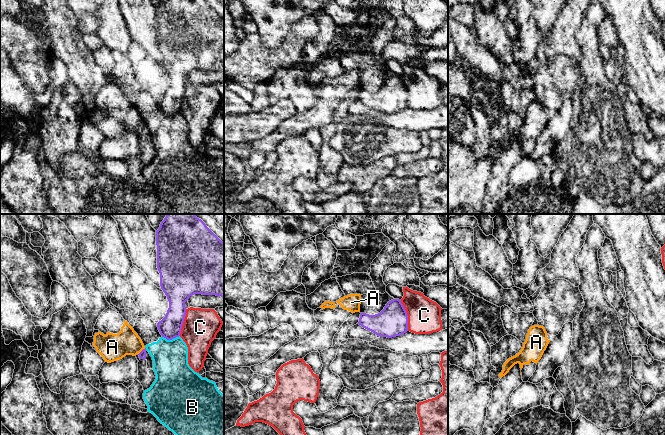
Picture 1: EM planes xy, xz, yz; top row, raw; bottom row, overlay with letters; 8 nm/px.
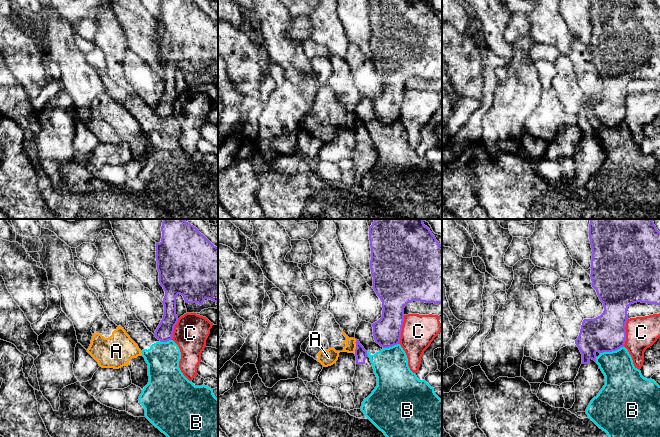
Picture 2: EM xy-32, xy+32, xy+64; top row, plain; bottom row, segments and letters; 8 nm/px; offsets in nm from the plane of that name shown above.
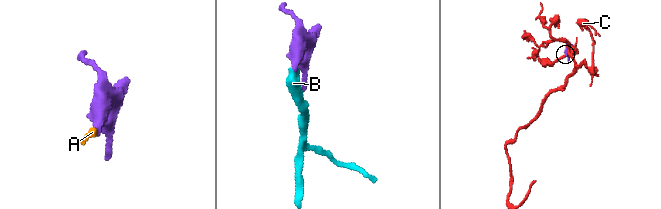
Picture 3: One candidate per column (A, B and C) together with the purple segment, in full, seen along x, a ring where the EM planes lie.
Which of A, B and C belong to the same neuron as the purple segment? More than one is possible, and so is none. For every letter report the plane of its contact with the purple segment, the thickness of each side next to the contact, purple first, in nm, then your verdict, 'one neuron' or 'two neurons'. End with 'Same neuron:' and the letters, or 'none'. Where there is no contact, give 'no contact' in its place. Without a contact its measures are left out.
A: xy | 60/220 nm | two neurons
B: xy | 180/280 nm | two neurons
C: xz | 240/280 nm | two neurons
Same neuron: none

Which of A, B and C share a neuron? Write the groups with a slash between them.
A / B / C

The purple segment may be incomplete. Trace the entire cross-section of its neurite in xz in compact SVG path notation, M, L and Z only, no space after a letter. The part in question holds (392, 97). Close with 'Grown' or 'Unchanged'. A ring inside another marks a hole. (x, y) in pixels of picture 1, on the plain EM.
M393 75L378 90L361 89L358 100L377 112L392 114L408 107L408 91L401 76Z. Unchanged

